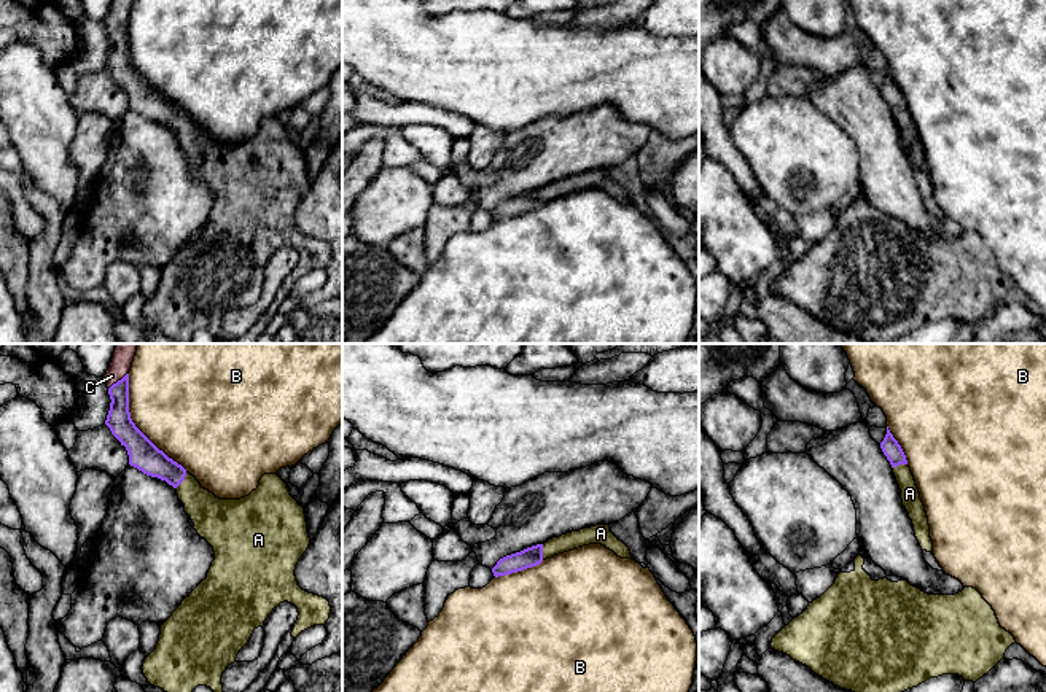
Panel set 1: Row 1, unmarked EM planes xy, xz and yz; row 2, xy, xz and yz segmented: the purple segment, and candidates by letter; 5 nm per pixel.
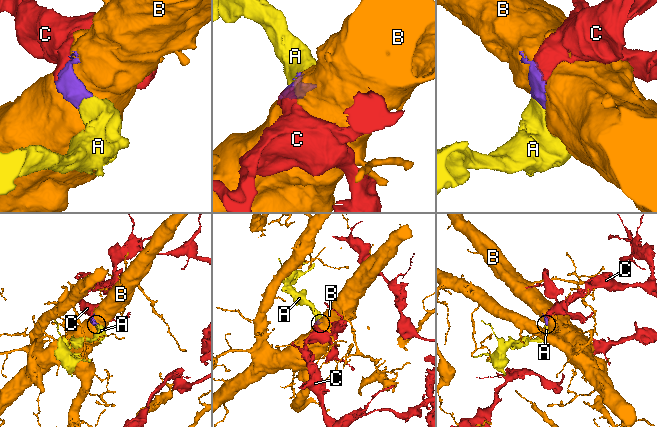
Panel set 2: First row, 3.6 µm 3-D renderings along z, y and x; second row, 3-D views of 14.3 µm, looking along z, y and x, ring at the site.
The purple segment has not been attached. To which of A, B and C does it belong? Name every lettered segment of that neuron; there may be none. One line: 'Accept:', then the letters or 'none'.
Accept: A, C

